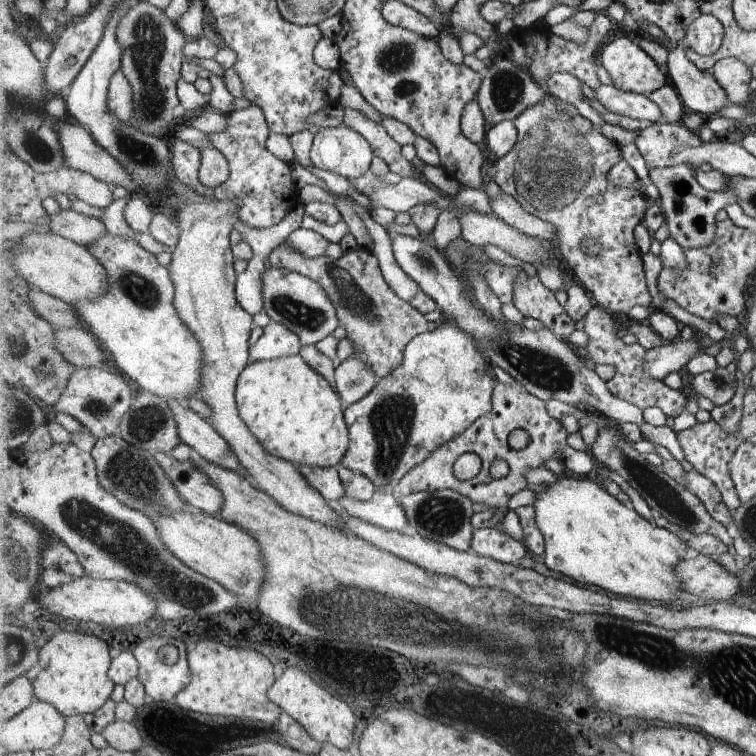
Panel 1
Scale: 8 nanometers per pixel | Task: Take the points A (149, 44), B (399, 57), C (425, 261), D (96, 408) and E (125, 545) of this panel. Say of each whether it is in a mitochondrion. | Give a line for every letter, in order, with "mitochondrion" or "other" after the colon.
A: mitochondrion
B: mitochondrion
C: mitochondrion
D: mitochondrion
E: mitochondrion

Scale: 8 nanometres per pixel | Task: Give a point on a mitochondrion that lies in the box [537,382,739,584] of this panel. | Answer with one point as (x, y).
(661, 493)

